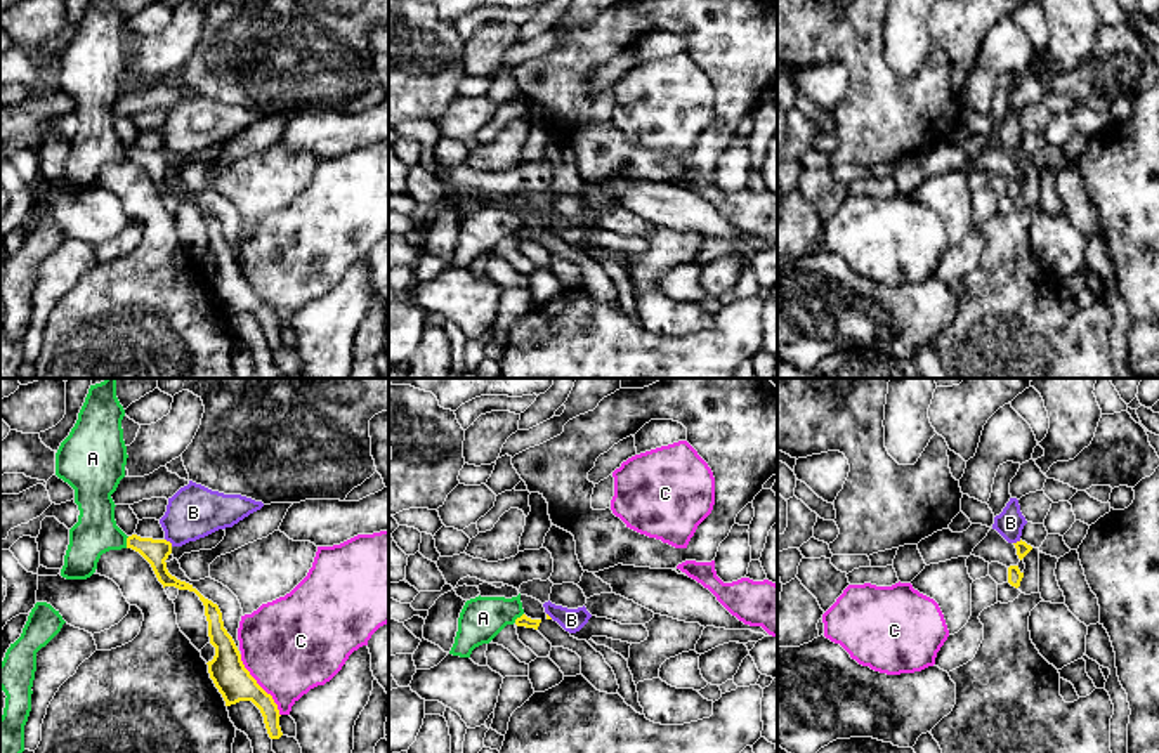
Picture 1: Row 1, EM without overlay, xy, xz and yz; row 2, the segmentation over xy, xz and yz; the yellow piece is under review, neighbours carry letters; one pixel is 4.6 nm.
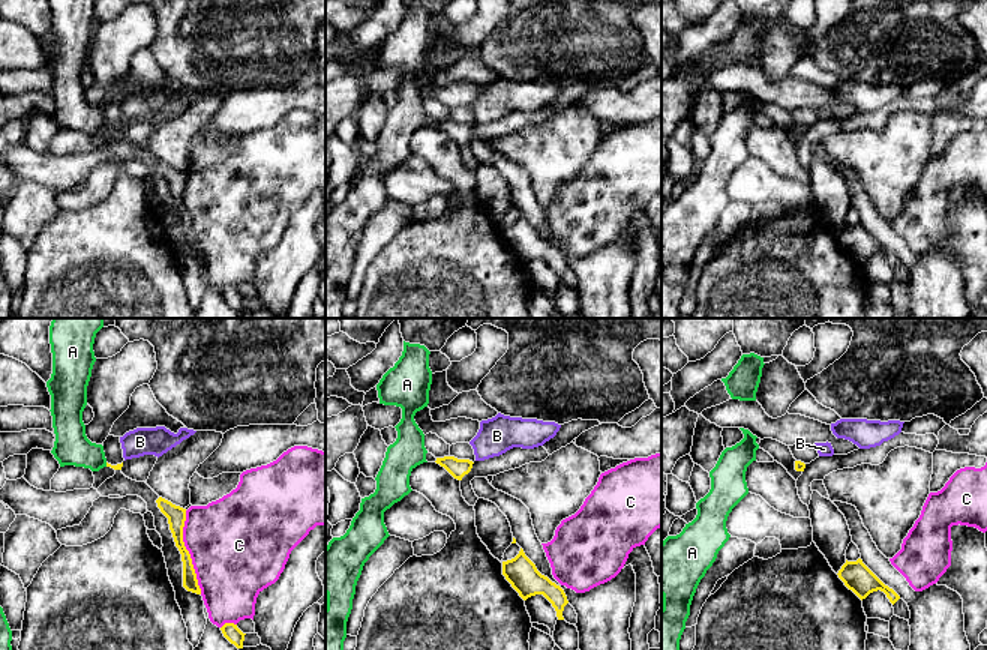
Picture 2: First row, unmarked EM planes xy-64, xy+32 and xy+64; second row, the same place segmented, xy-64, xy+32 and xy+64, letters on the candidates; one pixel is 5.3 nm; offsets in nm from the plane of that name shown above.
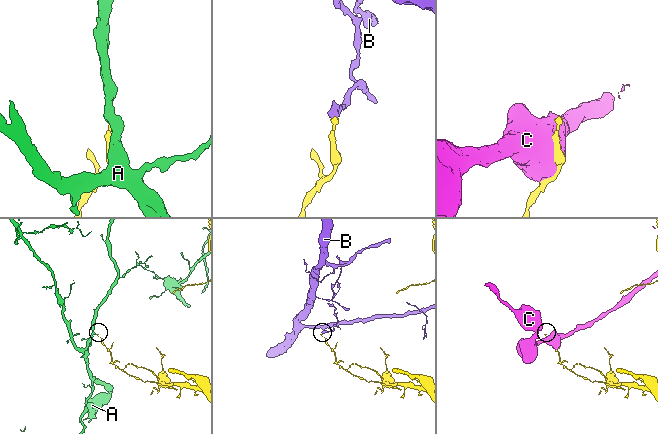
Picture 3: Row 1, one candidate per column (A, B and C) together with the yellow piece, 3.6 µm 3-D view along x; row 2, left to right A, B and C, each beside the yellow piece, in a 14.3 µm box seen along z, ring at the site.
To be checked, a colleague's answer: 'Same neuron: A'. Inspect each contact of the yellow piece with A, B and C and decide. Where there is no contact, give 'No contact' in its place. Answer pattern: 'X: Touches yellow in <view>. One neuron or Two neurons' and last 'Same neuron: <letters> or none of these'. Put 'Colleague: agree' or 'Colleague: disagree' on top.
Colleague: disagree
A: Touches yellow in xy. Two neurons
B: Touches yellow in xy. Two neurons
C: Touches yellow in xy. Two neurons
Same neuron: none of these

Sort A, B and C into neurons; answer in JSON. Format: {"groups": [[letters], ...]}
{"groups": [["A"], ["B"], ["C"]]}

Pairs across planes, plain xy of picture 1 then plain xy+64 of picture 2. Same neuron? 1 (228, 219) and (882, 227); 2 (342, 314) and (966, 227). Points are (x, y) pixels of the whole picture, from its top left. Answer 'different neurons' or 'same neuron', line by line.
1: same neuron
2: different neurons

